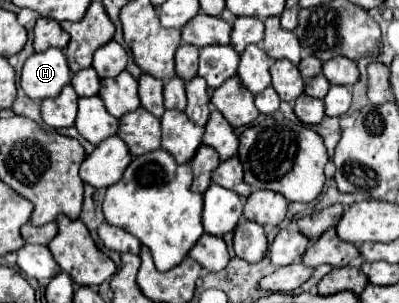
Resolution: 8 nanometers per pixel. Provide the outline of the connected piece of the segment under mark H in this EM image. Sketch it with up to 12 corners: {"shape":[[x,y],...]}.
{"shape":[[62,49],[32,53],[20,85],[30,99],[56,97],[70,81]]}

